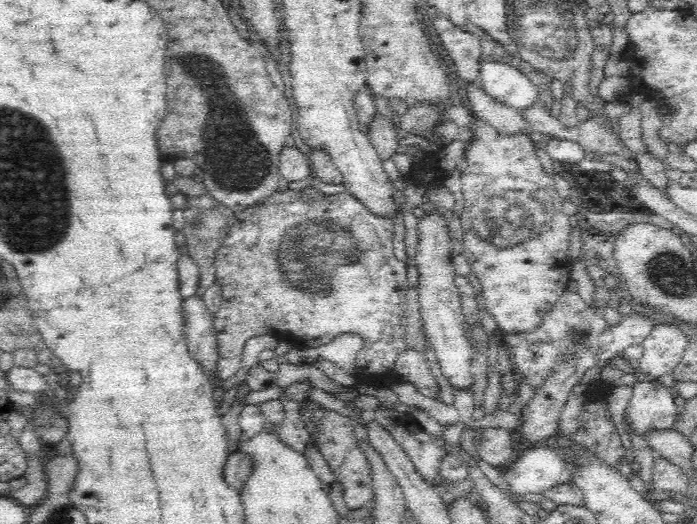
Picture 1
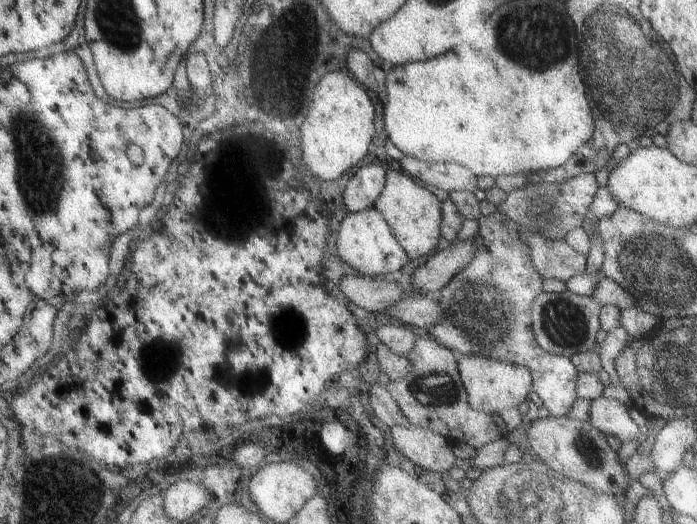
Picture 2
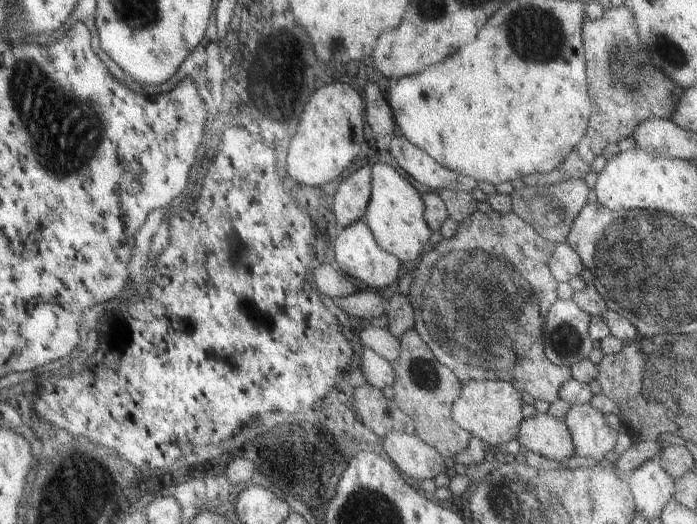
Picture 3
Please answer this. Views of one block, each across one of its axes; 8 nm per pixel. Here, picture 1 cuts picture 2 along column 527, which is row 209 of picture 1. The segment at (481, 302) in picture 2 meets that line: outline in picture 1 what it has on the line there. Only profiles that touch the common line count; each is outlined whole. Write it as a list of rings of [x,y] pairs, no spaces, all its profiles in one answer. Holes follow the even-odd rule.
[[[288,189],[285,193],[276,192],[274,196],[267,198],[267,201],[256,208],[249,208],[241,213],[235,213],[232,226],[226,229],[227,238],[223,241],[222,248],[218,249],[215,258],[215,280],[222,289],[222,304],[216,318],[213,321],[213,327],[216,339],[216,354],[218,363],[216,363],[217,378],[222,381],[236,376],[240,372],[243,359],[242,350],[244,344],[251,336],[258,334],[270,334],[275,336],[279,341],[292,341],[296,348],[314,348],[317,346],[326,346],[332,340],[342,336],[342,334],[357,334],[363,340],[362,350],[356,354],[356,375],[358,379],[366,382],[383,377],[394,379],[394,366],[398,360],[398,356],[407,348],[405,341],[405,310],[404,302],[406,301],[406,288],[408,286],[407,267],[404,262],[397,260],[394,256],[394,228],[393,220],[390,215],[376,214],[370,211],[364,204],[360,204],[359,200],[346,191],[337,195],[326,195],[322,198],[316,198],[314,202],[305,202],[299,195],[298,190]]]

